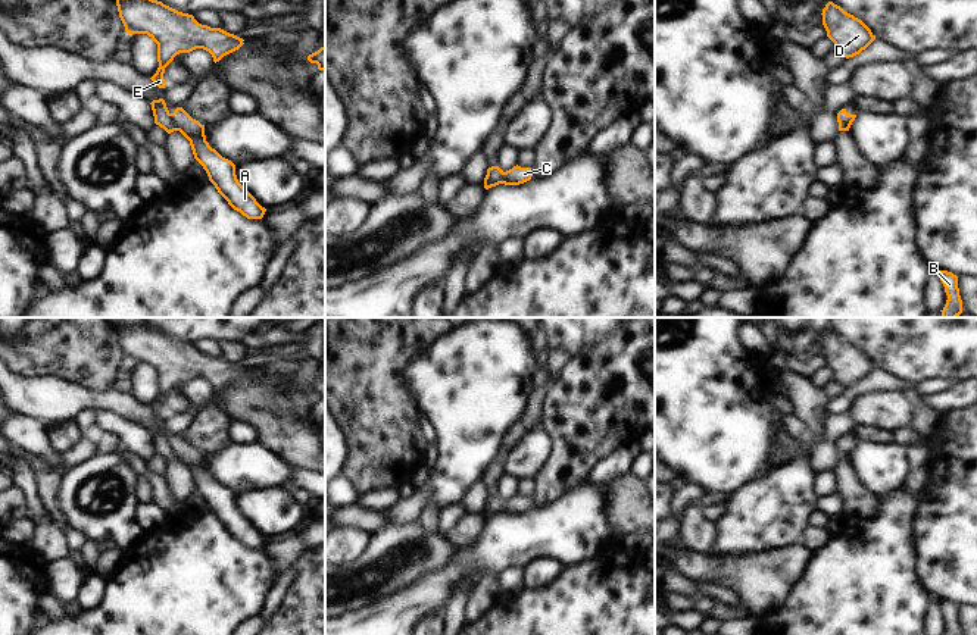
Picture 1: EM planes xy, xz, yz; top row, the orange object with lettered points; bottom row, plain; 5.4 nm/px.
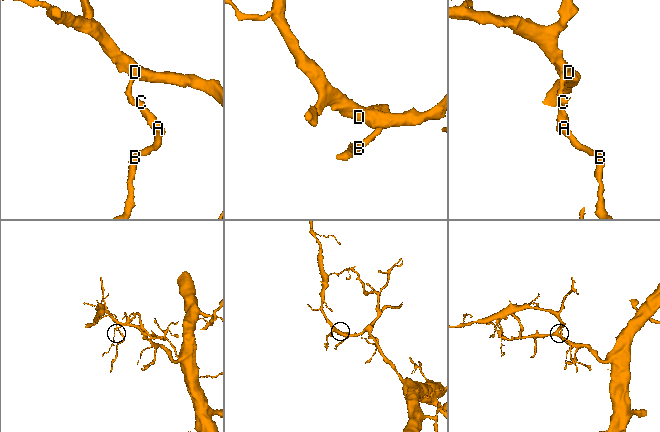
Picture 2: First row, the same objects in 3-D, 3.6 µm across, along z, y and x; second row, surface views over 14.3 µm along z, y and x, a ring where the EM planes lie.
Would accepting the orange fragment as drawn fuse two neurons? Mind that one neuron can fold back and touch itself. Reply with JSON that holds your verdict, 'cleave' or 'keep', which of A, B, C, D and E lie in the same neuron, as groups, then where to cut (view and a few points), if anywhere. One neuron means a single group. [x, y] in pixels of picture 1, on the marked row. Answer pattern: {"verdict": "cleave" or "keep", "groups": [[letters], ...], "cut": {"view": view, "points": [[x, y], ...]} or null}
{"verdict": "cleave", "groups": [["A", "B", "C"], ["D", "E"]], "cut": {"view": "xy", "points": [[169, 113], [178, 130]]}}

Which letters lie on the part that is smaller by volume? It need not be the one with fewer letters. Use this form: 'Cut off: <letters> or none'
Cut off: A, B, C

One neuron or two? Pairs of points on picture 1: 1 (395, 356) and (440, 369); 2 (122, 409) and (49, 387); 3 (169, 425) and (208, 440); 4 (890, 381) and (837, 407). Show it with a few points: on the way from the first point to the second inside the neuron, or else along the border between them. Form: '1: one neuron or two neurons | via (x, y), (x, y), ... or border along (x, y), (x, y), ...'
1: two neurons | border along (415, 353), (403, 369), (403, 385), (409, 394)
2: one neuron | via (105, 402), (66, 400)
3: two neurons | border along (206, 404), (180, 435)
4: one neuron | via (877, 381), (851, 394)

